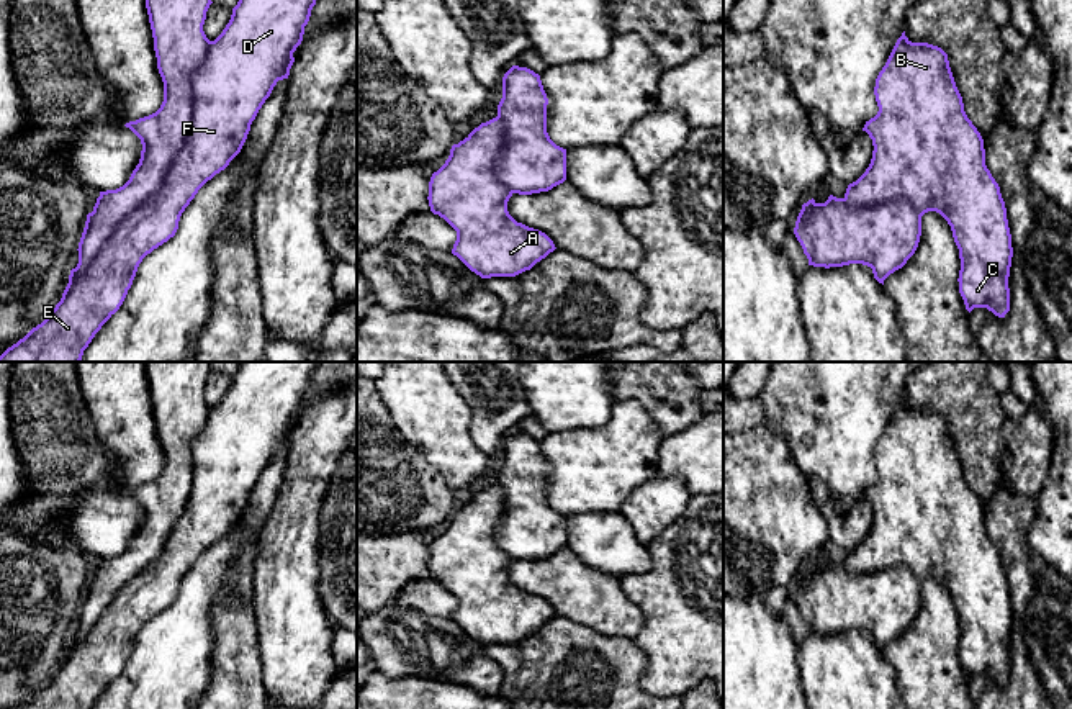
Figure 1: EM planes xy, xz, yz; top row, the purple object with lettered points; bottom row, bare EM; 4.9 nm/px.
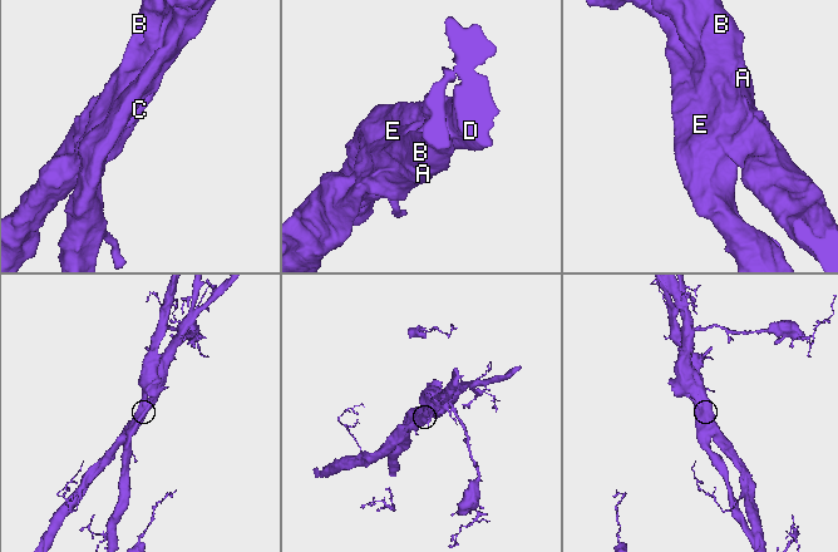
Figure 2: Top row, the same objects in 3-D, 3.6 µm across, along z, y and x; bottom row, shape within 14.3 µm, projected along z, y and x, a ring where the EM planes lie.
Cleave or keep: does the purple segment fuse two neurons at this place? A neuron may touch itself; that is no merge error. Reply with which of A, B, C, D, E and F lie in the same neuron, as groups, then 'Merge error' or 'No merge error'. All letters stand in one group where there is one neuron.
Groups: A B C / D E F. Merge error

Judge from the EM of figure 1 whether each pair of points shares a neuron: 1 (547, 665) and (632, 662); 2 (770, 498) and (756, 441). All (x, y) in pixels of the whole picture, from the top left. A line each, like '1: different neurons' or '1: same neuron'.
1: same neuron
2: same neuron

